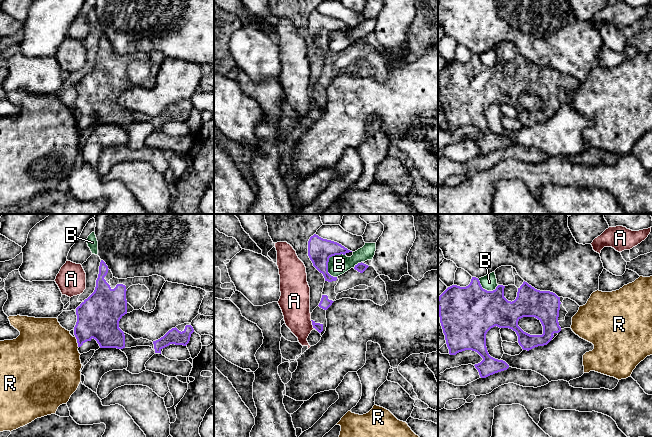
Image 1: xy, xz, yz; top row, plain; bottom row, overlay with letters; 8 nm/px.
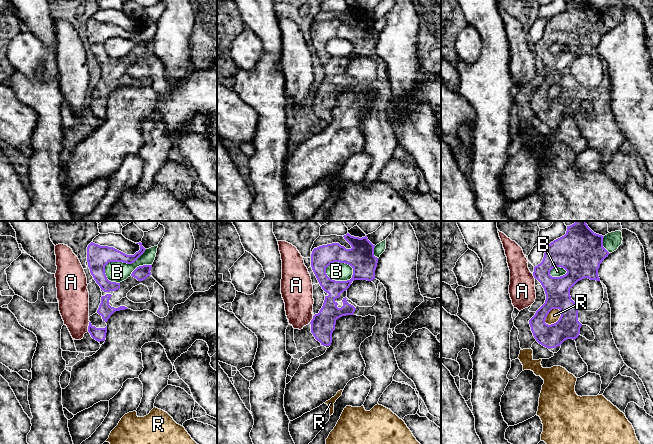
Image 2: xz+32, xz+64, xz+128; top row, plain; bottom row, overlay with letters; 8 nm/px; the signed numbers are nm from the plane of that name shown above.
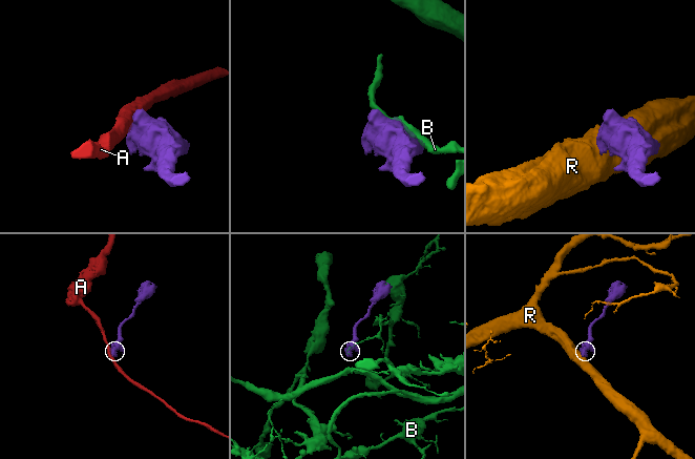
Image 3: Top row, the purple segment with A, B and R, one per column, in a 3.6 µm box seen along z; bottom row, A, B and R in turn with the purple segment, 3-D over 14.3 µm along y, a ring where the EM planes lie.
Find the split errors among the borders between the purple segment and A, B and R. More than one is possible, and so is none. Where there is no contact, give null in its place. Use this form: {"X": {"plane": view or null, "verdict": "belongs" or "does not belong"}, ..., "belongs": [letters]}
{"A": {"plane": "xz", "verdict": "does not belong"}, "B": {"plane": "xz", "verdict": "does not belong"}, "R": {"plane": "xy", "verdict": "does not belong"}, "belongs": []}

